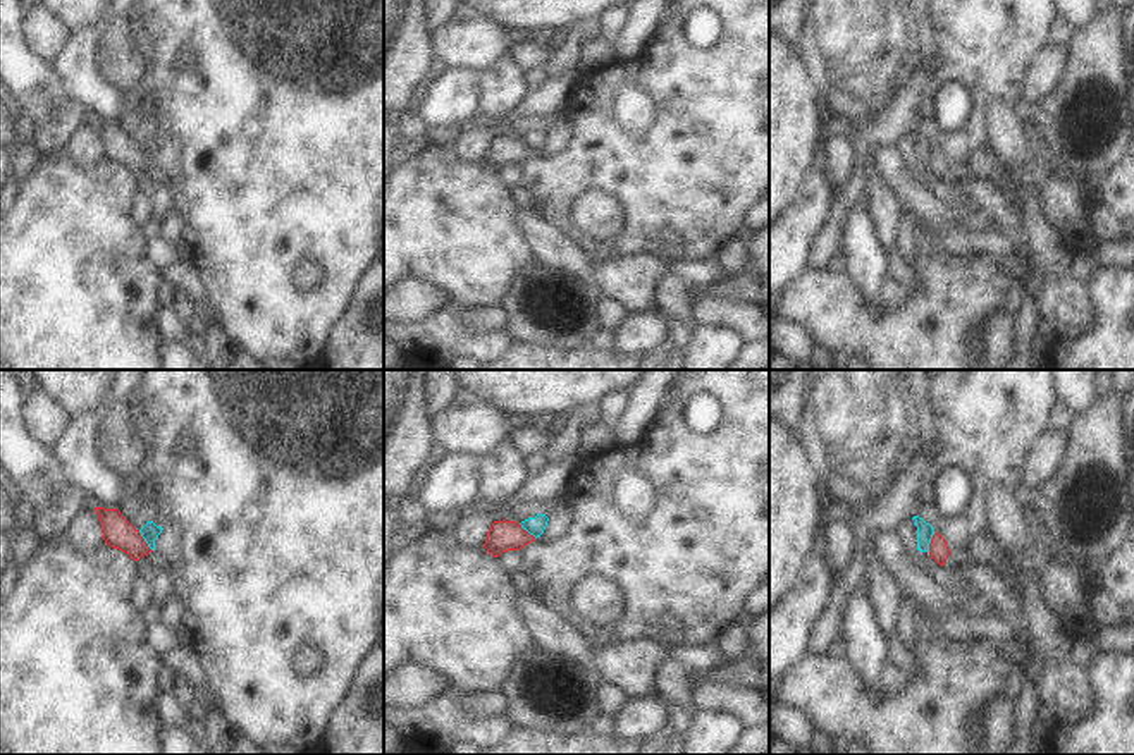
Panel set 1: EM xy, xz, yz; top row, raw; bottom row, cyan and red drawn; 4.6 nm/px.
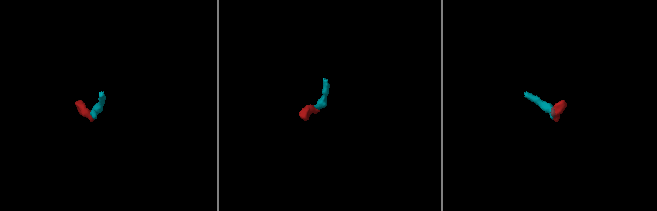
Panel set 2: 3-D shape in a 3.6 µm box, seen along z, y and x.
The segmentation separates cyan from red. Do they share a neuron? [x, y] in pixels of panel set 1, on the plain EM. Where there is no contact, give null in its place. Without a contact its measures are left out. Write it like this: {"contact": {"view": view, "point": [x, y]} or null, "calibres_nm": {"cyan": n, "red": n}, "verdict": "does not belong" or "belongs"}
{"contact": {"view": "xy", "point": [145, 155]}, "calibres_nm": {"cyan": 90, "red": 140}, "verdict": "does not belong"}

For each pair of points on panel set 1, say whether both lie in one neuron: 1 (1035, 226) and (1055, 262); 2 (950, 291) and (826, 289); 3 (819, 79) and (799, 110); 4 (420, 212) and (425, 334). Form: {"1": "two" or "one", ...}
{"1": "one", "2": "one", "3": "two", "4": "one"}

